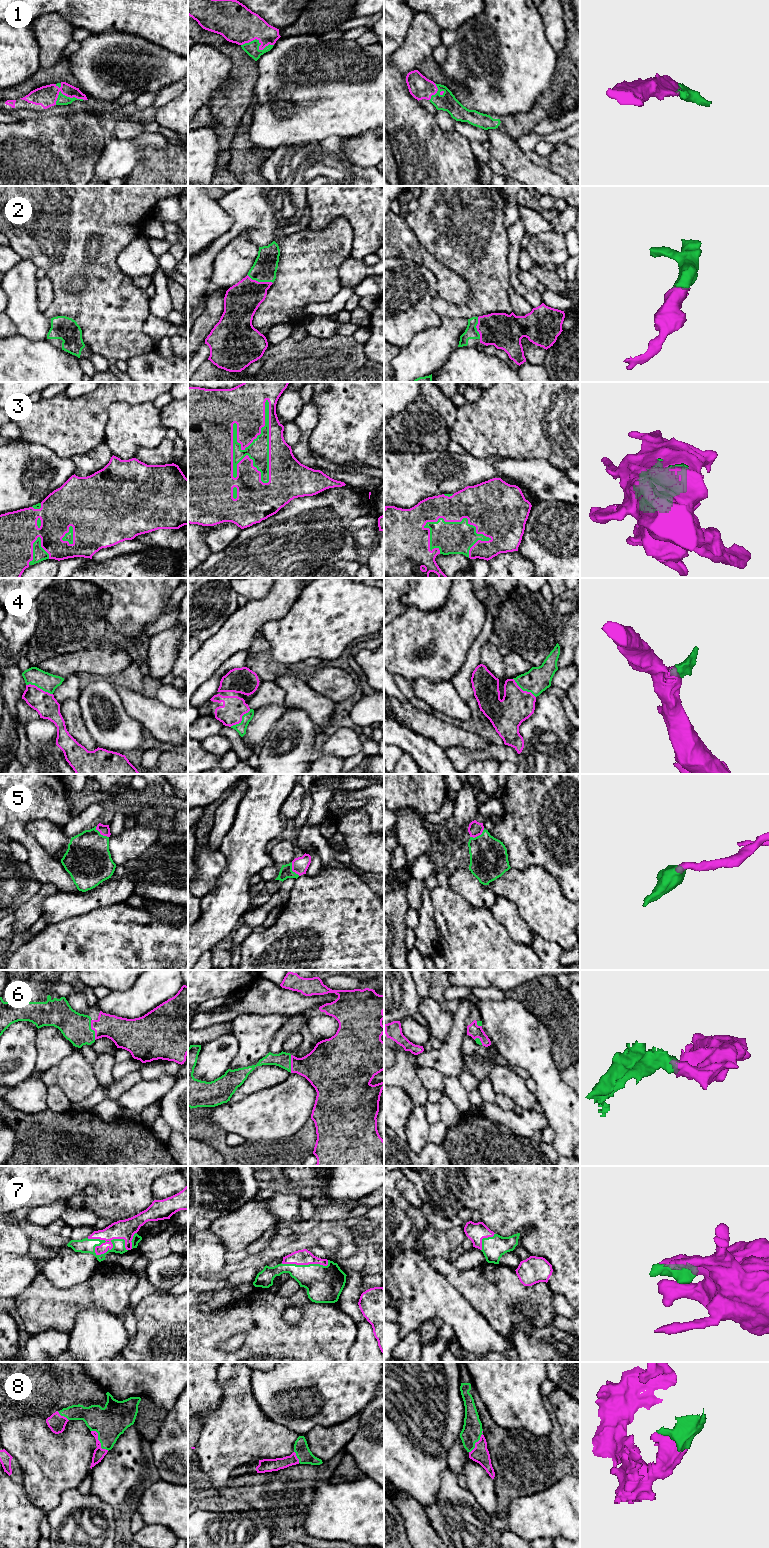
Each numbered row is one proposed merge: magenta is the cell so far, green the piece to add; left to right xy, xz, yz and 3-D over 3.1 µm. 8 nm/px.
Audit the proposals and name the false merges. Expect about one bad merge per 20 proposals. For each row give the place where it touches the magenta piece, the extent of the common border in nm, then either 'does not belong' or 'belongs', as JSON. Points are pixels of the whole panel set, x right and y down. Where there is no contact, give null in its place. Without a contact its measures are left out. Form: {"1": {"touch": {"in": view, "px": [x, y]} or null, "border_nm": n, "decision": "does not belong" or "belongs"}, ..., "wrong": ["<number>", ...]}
{"1": {"touch": {"in": "xz", "px": [260, 42]}, "border_nm": 260, "decision": "belongs"}, "2": {"touch": {"in": "xz", "px": [260, 282]}, "border_nm": 220, "decision": "belongs"}, "3": {"touch": {"in": "xz", "px": [237, 434]}, "border_nm": 700, "decision": "belongs"}, "4": {"touch": {"in": "xy", "px": [39, 688]}, "border_nm": 240, "decision": "belongs"}, "5": {"touch": {"in": "xy", "px": [101, 834]}, "border_nm": 140, "decision": "belongs"}, "6": {"touch": {"in": "xy", "px": [93, 1029]}, "border_nm": 170, "decision": "belongs"}, "7": {"touch": {"in": "xy", "px": [110, 1241]}, "border_nm": 340, "decision": "belongs"}, "8": {"touch": {"in": "xy", "px": [99, 1441]}, "border_nm": 220, "decision": "belongs"}, "wrong": []}

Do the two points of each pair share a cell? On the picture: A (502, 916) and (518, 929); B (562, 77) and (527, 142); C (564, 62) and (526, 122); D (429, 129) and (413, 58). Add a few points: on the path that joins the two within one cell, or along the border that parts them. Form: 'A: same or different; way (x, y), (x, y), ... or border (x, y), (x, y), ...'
A: same; way (506, 917), (514, 925)
B: different; border (531, 133), (520, 135), (516, 139)
C: same; way (564, 77), (564, 80), (550, 99), (541, 108)
D: same; way (411, 111), (400, 100), (400, 76)

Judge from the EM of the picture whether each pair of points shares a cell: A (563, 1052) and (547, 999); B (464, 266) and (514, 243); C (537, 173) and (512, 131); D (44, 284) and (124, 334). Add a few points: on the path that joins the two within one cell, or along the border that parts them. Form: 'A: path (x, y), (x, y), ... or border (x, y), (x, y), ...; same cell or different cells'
A: path (563, 1039), (563, 1018), (559, 1012); same cell
B: border (506, 228), (509, 269); different cells
C: border (497, 128), (515, 139); different cells
D: border (46, 276), (52, 285), (53, 300), (44, 311); different cells

